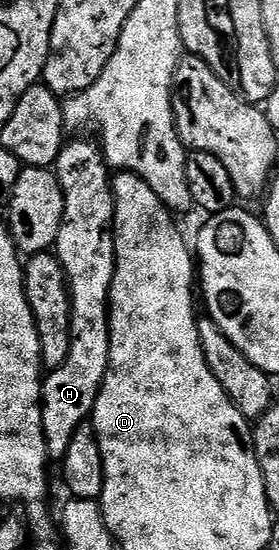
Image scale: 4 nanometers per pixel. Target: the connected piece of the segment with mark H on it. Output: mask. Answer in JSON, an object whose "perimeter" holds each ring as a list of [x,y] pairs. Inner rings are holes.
{"perimeter":[[[75,137],[72,141],[64,142],[59,156],[55,158],[53,170],[59,179],[59,184],[65,197],[65,213],[61,221],[61,229],[57,233],[57,241],[53,254],[63,267],[63,274],[67,277],[67,290],[71,296],[71,348],[69,357],[54,368],[43,380],[43,432],[47,442],[47,454],[52,460],[62,460],[69,449],[69,441],[73,441],[73,433],[82,423],[88,422],[103,378],[108,371],[109,349],[111,348],[111,313],[109,300],[111,297],[111,282],[115,272],[115,193],[113,179],[109,174],[106,159],[103,157],[100,144],[87,139]]]}

